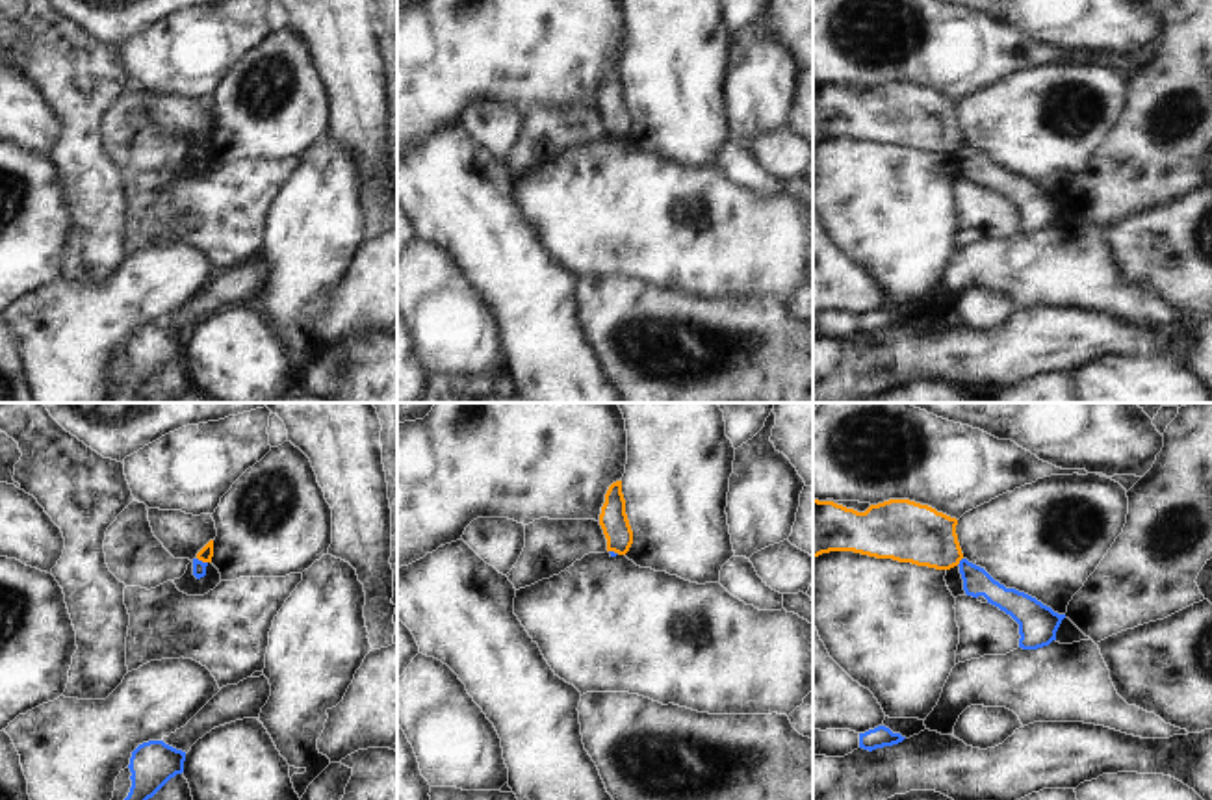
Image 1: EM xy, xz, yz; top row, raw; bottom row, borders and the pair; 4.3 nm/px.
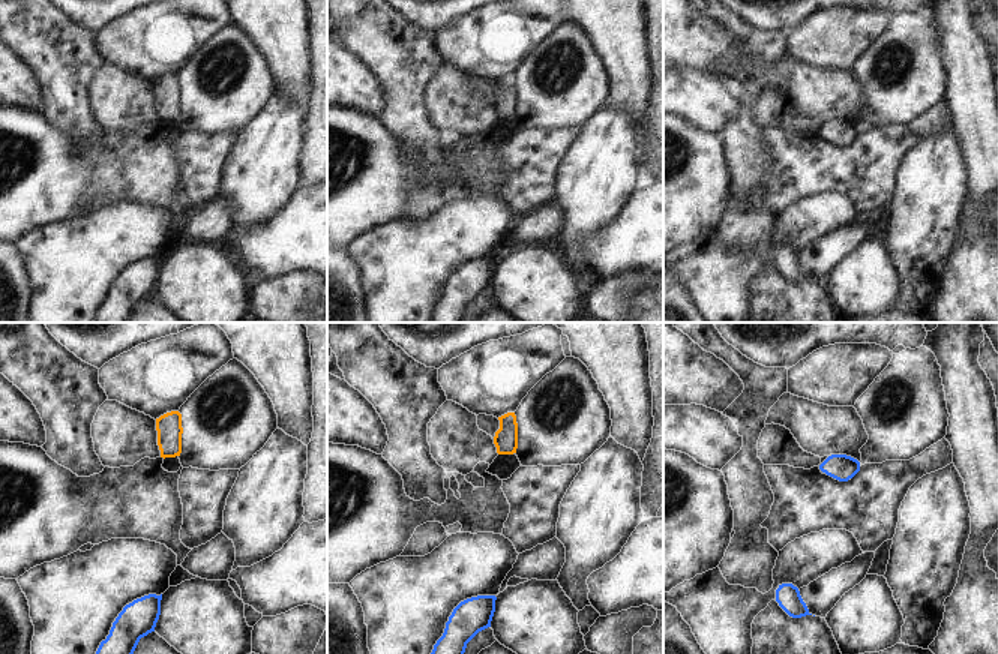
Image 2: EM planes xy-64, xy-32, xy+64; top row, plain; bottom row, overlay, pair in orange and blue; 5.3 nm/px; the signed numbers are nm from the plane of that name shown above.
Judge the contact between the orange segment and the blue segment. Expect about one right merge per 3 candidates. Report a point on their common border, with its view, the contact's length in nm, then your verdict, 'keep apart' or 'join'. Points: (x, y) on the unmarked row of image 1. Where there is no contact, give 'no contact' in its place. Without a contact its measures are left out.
meets orange in xy at (203, 145); contact 50 nm long; keep apart

